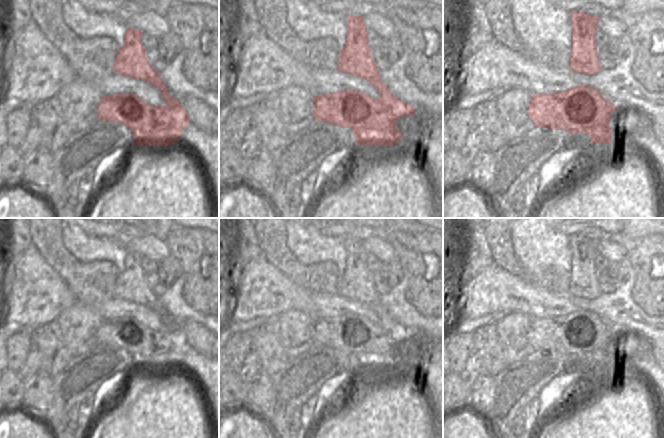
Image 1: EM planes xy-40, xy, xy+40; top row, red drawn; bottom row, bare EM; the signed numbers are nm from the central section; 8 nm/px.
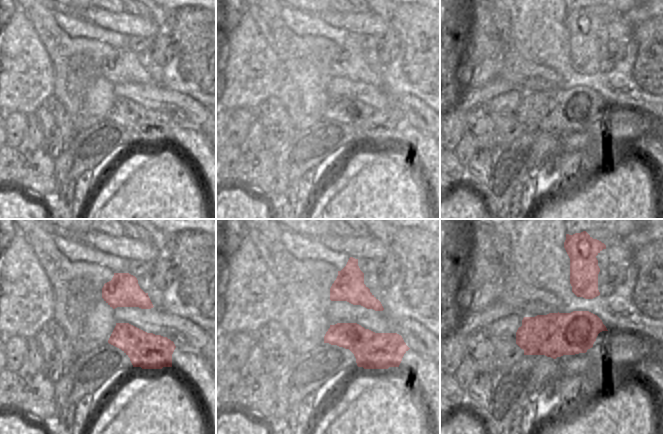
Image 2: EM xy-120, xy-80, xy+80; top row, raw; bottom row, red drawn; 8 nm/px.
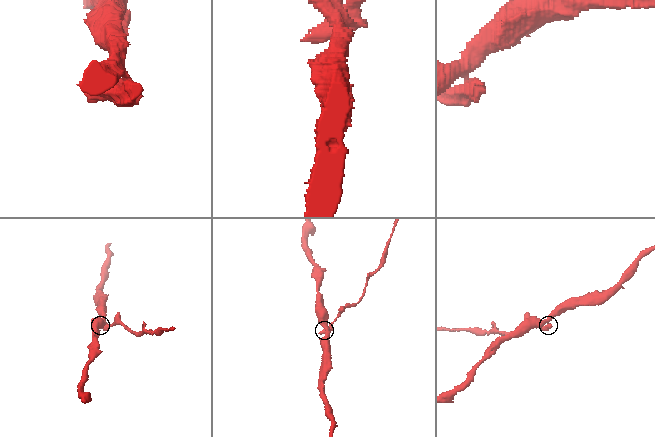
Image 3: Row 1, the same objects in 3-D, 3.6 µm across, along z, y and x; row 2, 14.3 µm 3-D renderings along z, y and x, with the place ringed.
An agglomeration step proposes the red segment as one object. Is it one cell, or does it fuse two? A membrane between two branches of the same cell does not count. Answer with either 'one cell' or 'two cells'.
two cells

